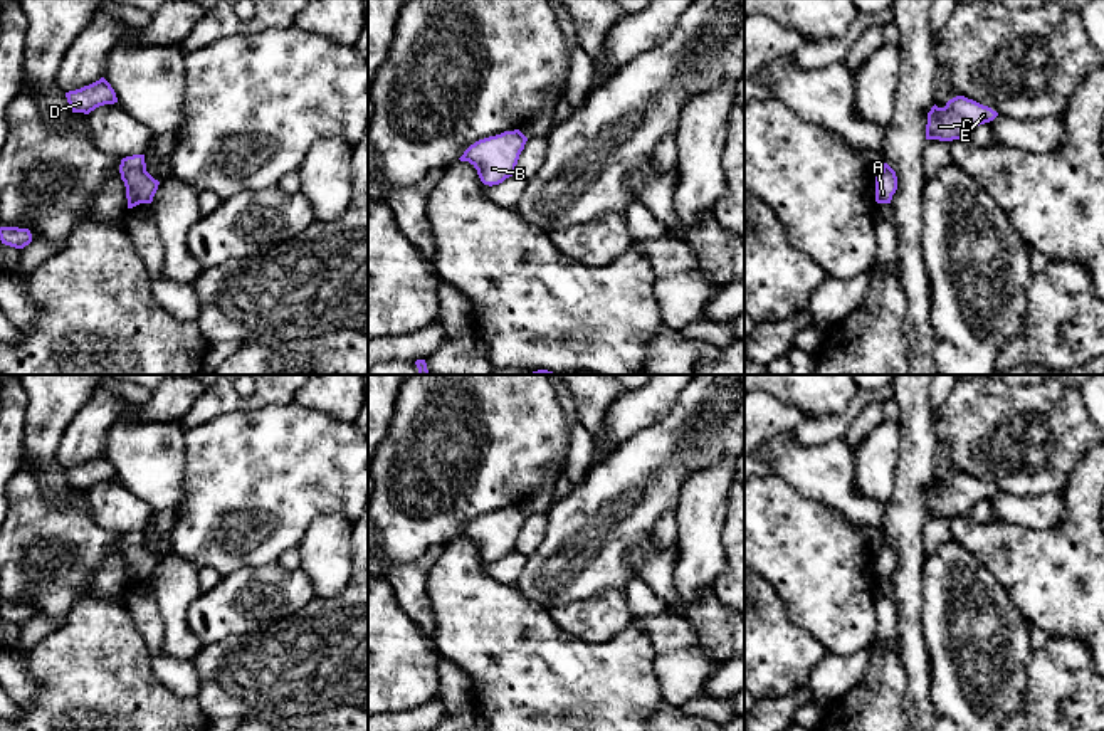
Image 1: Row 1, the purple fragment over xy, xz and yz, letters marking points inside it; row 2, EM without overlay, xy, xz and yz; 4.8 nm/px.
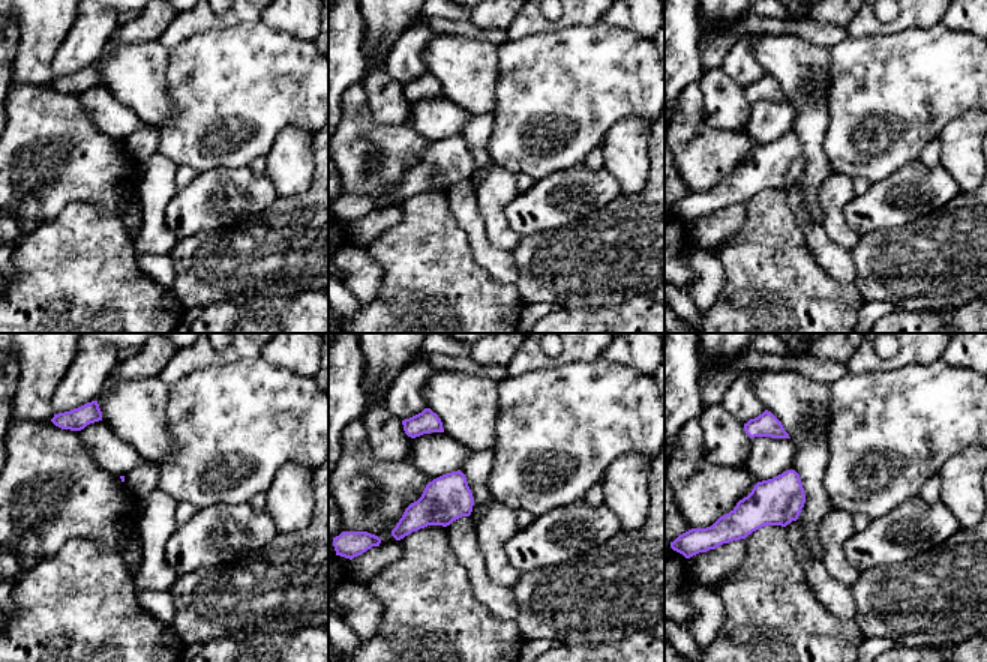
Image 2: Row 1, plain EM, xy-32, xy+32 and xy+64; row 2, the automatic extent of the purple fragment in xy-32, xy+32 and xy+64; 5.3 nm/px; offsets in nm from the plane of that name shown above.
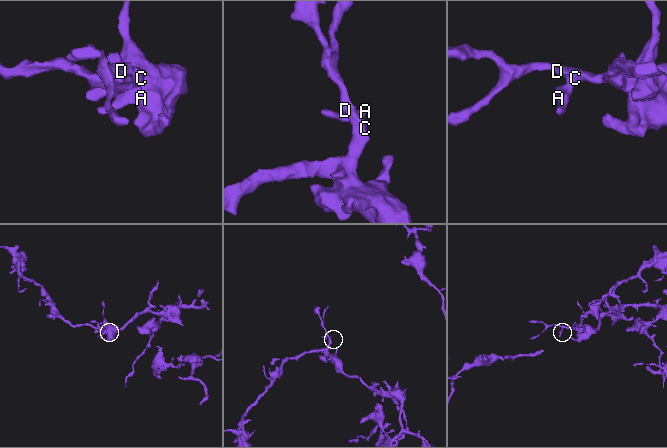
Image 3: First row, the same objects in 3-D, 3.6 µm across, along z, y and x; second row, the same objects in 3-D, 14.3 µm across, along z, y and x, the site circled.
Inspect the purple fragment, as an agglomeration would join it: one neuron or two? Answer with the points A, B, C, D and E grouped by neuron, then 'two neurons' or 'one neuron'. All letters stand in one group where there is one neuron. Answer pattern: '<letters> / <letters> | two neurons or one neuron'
A B C D E | one neuron

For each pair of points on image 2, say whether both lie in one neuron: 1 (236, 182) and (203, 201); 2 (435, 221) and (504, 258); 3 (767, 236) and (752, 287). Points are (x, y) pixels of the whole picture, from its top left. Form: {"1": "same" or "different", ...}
{"1": "same", "2": "different", "3": "same"}

